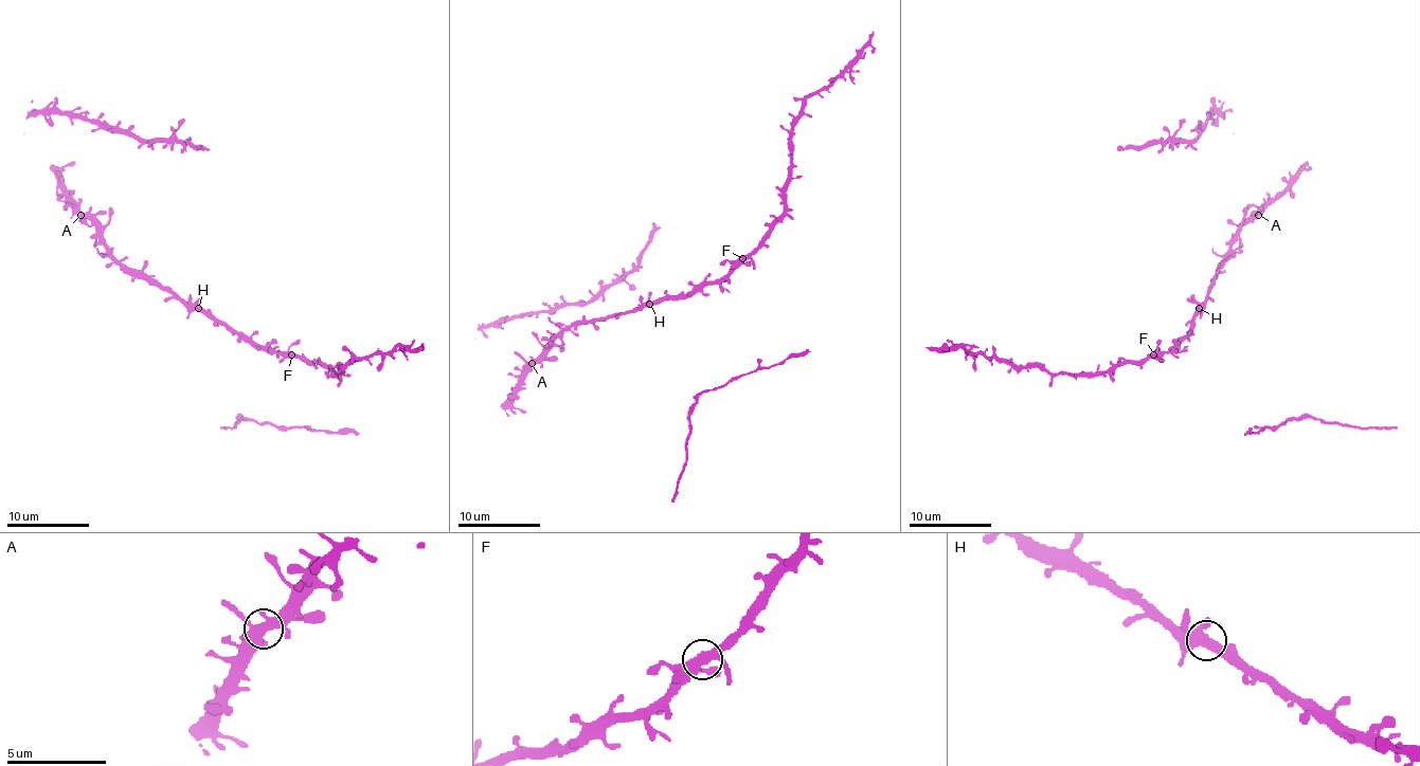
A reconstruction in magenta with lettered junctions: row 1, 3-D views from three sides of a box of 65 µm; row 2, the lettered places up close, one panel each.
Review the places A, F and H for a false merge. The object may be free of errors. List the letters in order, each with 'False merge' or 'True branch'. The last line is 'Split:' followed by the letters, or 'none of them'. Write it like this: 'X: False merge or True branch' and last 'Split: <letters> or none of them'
A: True branch
F: True branch
H: True branch
Split: none of them

